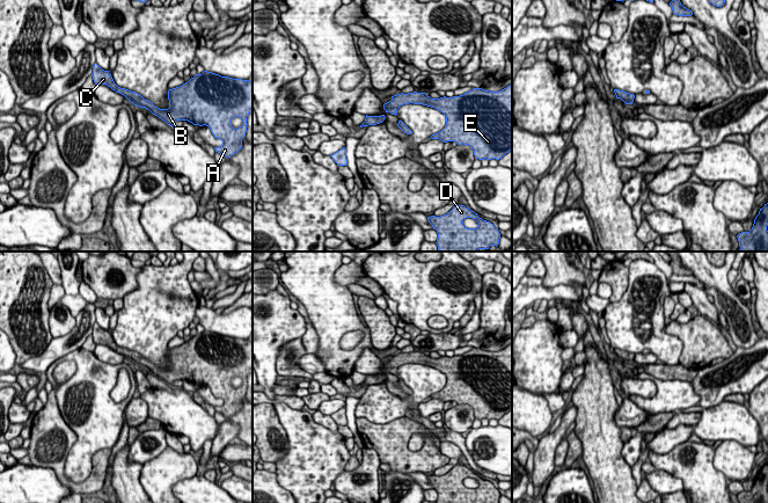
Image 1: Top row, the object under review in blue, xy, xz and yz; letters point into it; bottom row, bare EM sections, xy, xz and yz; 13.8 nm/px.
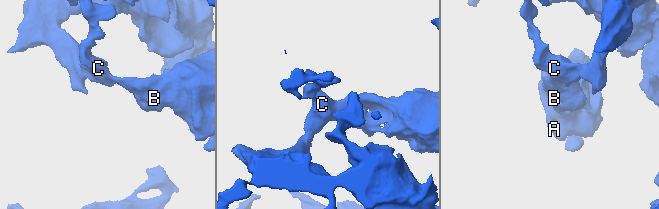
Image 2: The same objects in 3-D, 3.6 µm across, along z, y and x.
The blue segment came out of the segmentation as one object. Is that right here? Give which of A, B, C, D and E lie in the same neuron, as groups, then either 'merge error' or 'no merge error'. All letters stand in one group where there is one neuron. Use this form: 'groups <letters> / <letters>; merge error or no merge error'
groups A B C D E; no merge error

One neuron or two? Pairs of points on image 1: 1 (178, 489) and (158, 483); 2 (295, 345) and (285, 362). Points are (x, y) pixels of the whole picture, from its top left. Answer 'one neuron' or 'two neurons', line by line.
1: two neurons
2: one neuron

